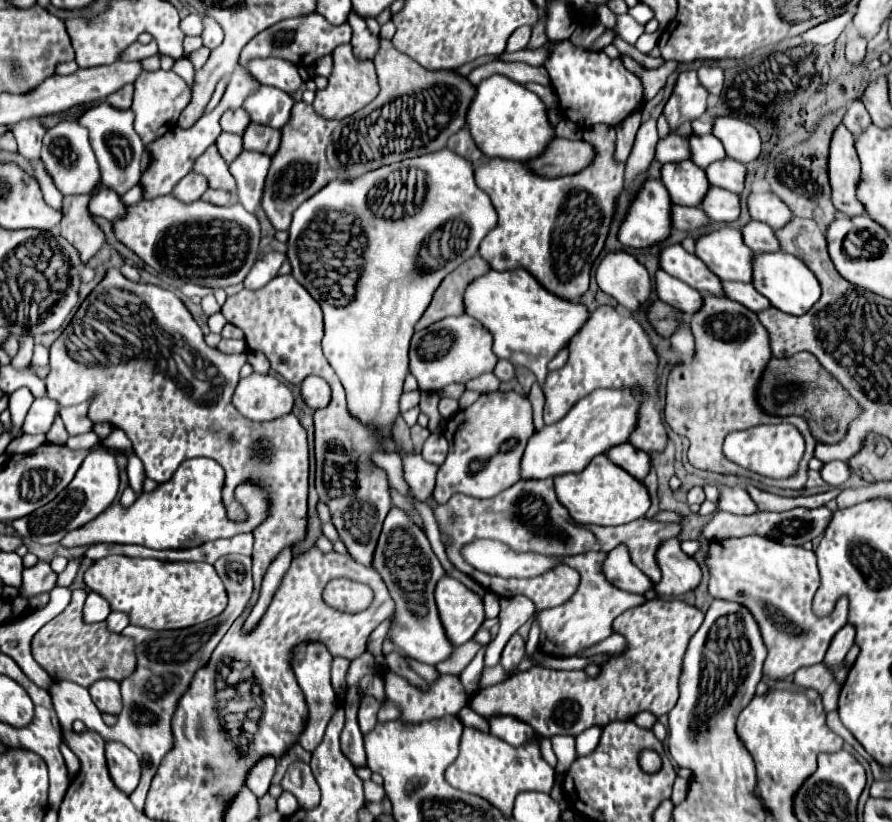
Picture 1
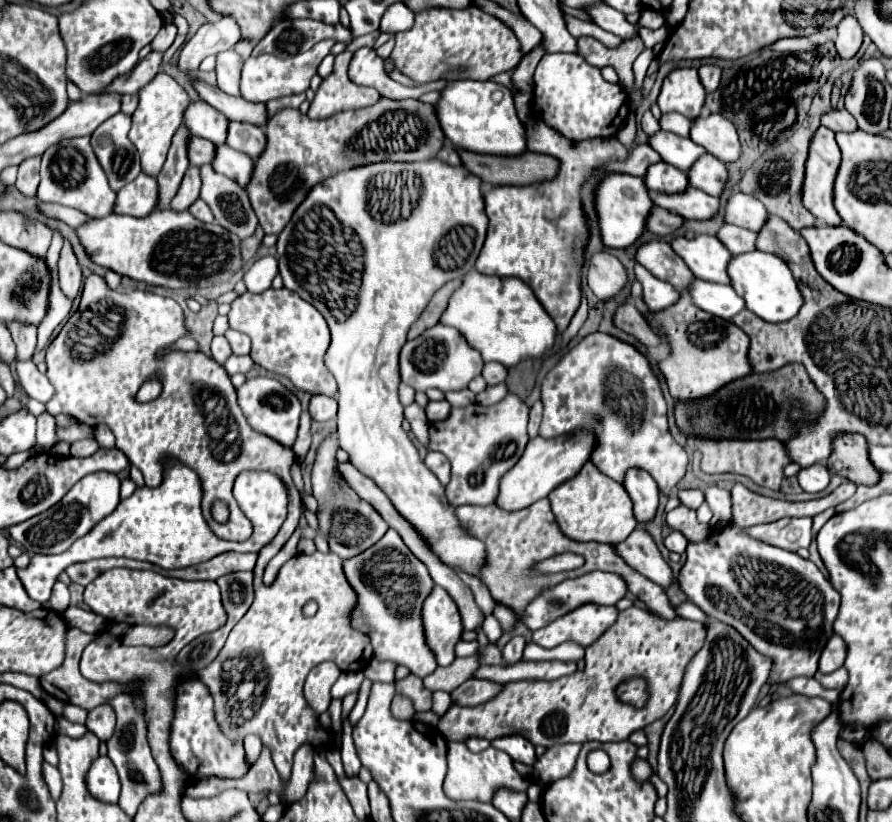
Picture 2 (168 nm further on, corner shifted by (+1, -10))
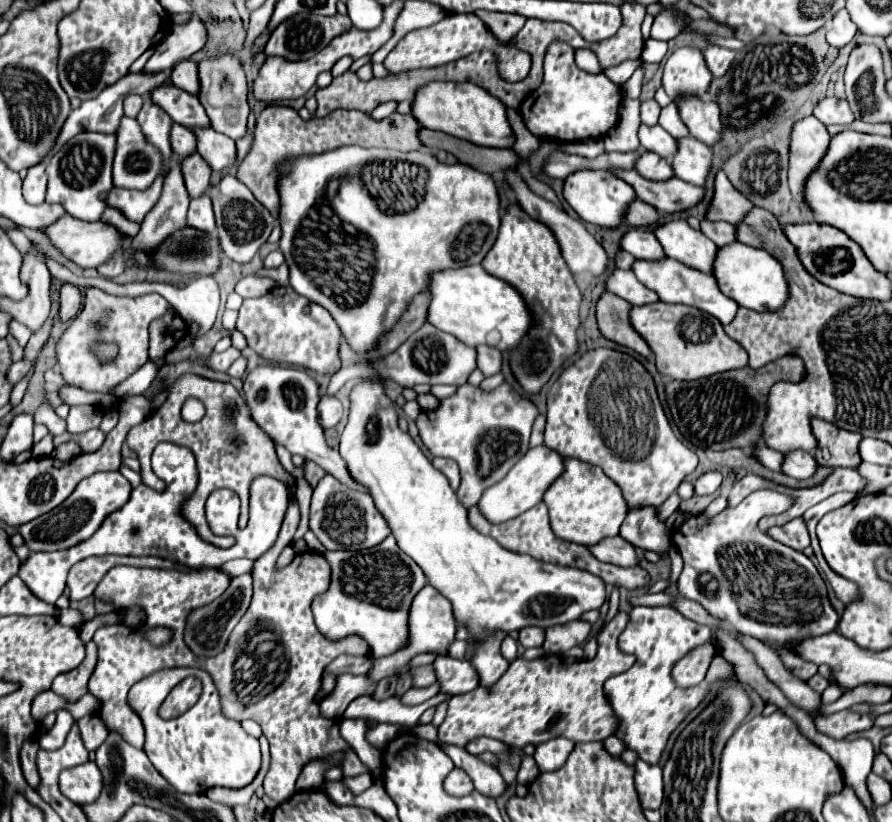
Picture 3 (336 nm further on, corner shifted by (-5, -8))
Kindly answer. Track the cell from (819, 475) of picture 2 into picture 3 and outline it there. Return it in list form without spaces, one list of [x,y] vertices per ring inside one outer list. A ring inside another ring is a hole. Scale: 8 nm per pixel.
[[[788,451],[782,461],[782,473],[796,477],[796,479],[806,479],[816,471],[816,461],[810,453],[806,451]]]

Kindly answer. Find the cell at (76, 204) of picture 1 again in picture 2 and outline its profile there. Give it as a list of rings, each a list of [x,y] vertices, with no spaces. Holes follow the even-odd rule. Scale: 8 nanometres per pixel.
[[[64,241],[64,247],[60,251],[60,261],[58,261],[58,271],[60,271],[60,287],[68,297],[76,297],[82,289],[82,267],[78,265],[78,259],[72,251],[70,241]]]

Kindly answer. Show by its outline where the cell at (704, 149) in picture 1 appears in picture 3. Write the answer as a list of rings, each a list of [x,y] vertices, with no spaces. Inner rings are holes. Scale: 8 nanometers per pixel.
[[[640,125],[638,139],[646,151],[658,153],[664,159],[670,159],[676,153],[676,139],[670,133],[666,133],[660,125],[652,125],[652,127]]]

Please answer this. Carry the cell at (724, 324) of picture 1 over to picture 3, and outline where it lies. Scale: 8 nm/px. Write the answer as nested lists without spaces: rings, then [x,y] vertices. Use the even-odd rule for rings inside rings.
[[[660,301],[640,307],[634,305],[630,309],[630,321],[634,331],[638,331],[652,349],[656,369],[664,379],[692,381],[748,365],[746,351],[724,333],[722,323],[700,309]]]

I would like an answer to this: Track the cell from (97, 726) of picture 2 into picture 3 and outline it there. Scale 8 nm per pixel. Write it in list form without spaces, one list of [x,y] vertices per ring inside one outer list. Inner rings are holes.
[[[86,715],[76,723],[80,727],[80,737],[84,739],[84,747],[88,747],[88,751],[96,751],[108,737],[108,729],[104,727],[104,723],[100,723],[96,715]]]

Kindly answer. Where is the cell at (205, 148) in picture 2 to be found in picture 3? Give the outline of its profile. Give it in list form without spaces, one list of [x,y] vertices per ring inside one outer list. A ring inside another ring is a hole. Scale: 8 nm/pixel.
[[[174,123],[172,131],[170,131],[170,143],[172,143],[172,151],[180,157],[188,157],[190,153],[196,151],[196,137],[192,135],[190,129]]]

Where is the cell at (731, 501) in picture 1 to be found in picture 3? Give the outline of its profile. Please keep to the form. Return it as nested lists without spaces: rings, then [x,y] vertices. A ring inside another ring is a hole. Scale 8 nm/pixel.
[[[706,471],[702,473],[696,481],[694,481],[694,493],[696,495],[708,495],[714,493],[722,483],[722,475],[720,471]]]

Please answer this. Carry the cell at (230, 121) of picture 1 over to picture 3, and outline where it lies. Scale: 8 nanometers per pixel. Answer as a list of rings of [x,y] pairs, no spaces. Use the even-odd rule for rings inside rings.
[[[162,85],[150,95],[152,99],[156,99],[156,103],[160,103],[160,107],[164,107],[164,111],[168,111],[174,123],[180,123],[188,129],[210,127],[210,119],[206,117],[206,111],[196,99],[196,95],[188,95],[186,91],[180,91],[174,85]]]

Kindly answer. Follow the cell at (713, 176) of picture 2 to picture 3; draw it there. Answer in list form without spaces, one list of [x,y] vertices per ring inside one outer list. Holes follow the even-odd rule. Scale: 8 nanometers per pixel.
[[[690,135],[676,139],[676,145],[678,149],[670,163],[674,177],[702,187],[710,169],[710,161],[712,161],[710,147],[700,143],[698,139],[692,139]]]

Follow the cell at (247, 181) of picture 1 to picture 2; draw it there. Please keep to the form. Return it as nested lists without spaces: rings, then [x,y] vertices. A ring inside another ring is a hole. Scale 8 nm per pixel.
[[[218,145],[212,167],[218,173],[234,179],[242,189],[246,189],[246,185],[250,183],[250,173],[254,171],[254,161],[244,153],[230,149],[228,145]]]

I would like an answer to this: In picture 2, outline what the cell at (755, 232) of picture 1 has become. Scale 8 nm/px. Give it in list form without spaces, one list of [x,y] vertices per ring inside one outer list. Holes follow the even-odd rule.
[[[724,225],[718,231],[718,239],[726,245],[726,249],[732,255],[756,251],[756,237],[758,237],[758,233],[742,229],[742,227],[734,227],[734,225]]]

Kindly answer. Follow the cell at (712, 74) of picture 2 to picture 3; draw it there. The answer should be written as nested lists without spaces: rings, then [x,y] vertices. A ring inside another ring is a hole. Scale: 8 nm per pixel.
[[[708,45],[704,49],[704,59],[706,59],[710,73],[714,77],[722,77],[728,71],[730,63],[734,61],[734,51],[726,47],[718,47],[718,45]]]

